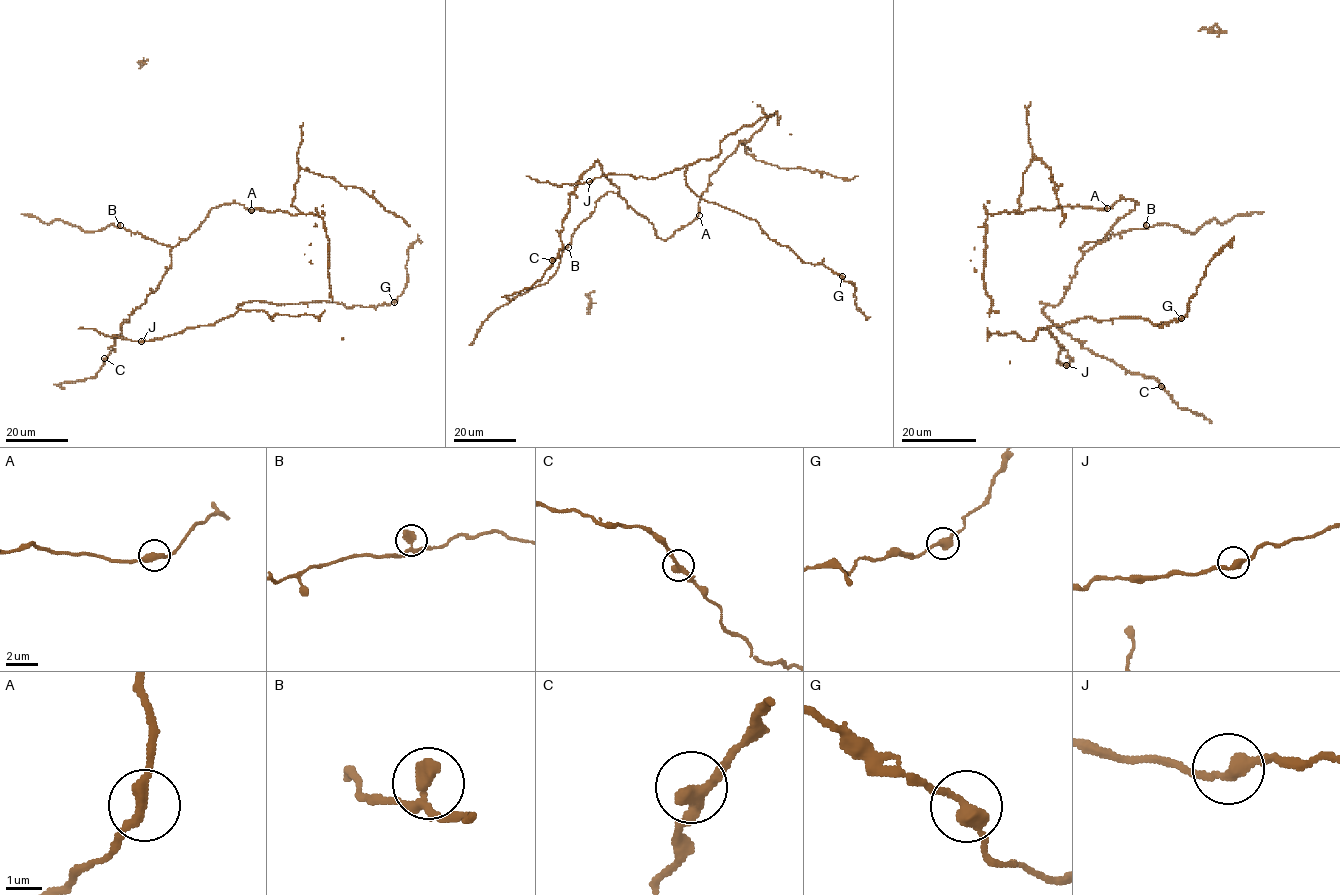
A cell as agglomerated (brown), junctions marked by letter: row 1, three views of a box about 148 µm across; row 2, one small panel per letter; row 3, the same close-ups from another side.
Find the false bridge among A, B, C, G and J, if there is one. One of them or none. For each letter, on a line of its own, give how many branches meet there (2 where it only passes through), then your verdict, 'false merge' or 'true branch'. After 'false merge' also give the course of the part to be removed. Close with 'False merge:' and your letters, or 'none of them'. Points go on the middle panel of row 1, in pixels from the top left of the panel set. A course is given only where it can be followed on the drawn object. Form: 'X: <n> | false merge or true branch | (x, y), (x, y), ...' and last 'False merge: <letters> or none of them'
A: 2 | true branch
B: 2 | true branch
C: 2 | true branch
G: 2 | true branch
J: 2 | true branch
False merge: none of them

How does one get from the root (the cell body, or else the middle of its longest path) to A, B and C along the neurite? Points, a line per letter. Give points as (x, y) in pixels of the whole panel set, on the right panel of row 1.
A: (999, 212), (1021, 213), (1035, 208), (1054, 209), (1078, 205), (1107, 208)
B: (999, 212), (1110, 209), (1120, 198), (1137, 204), (1103, 242), (1083, 252), (1087, 242), (1146, 225)
C: (999, 212), (1110, 209), (1120, 198), (1137, 204), (1084, 253), (1062, 299), (1042, 310), (1084, 348), (1161, 386)

